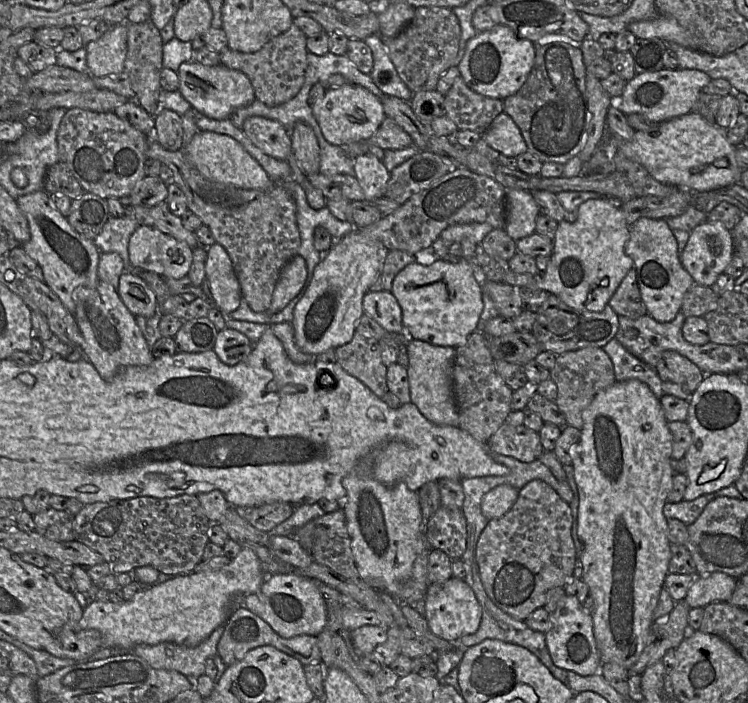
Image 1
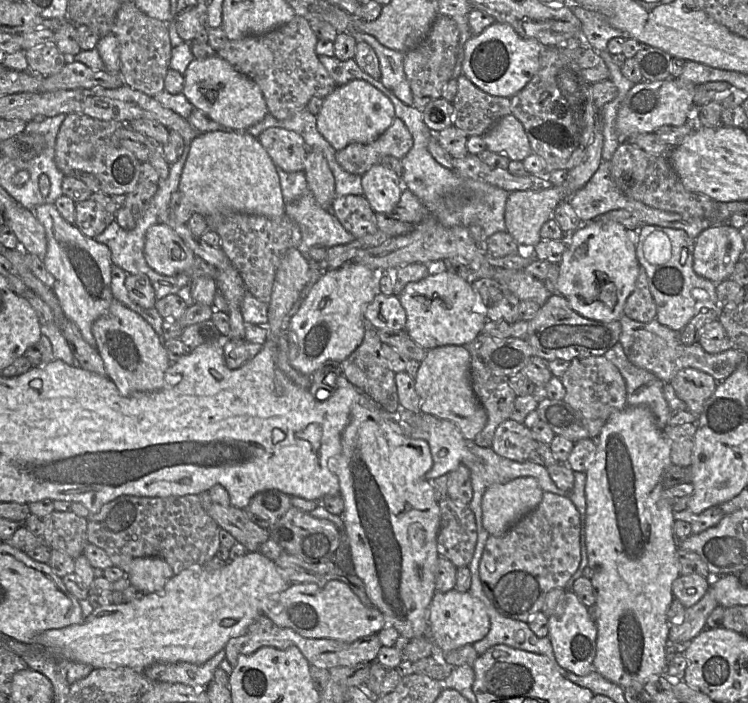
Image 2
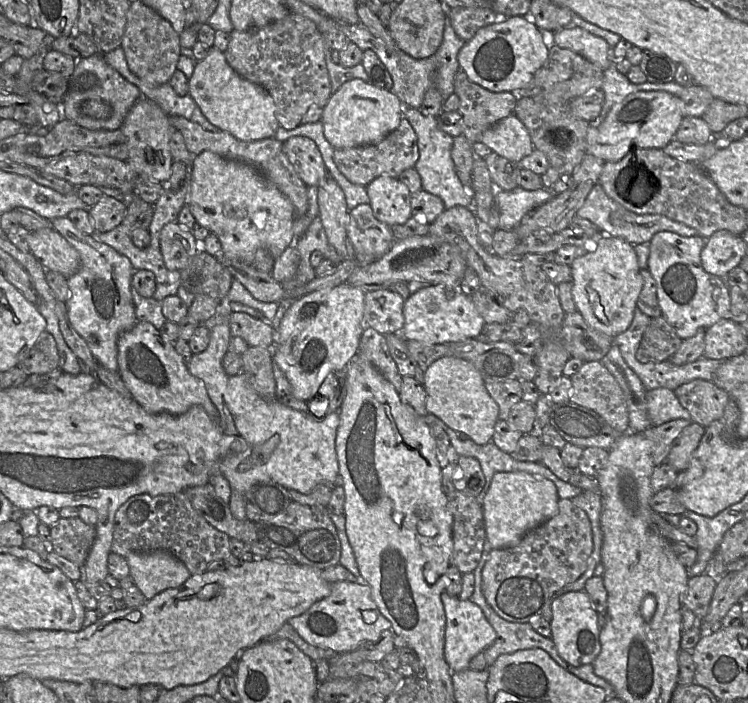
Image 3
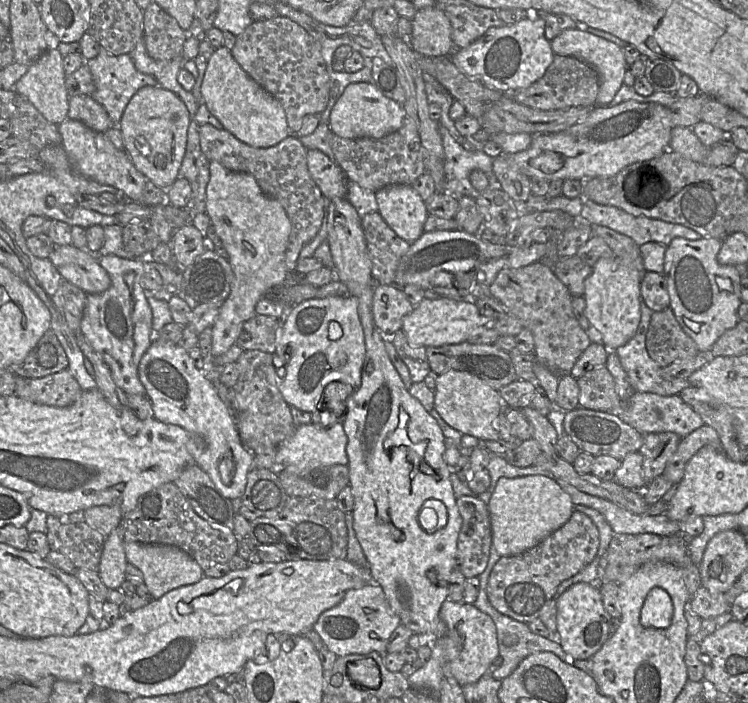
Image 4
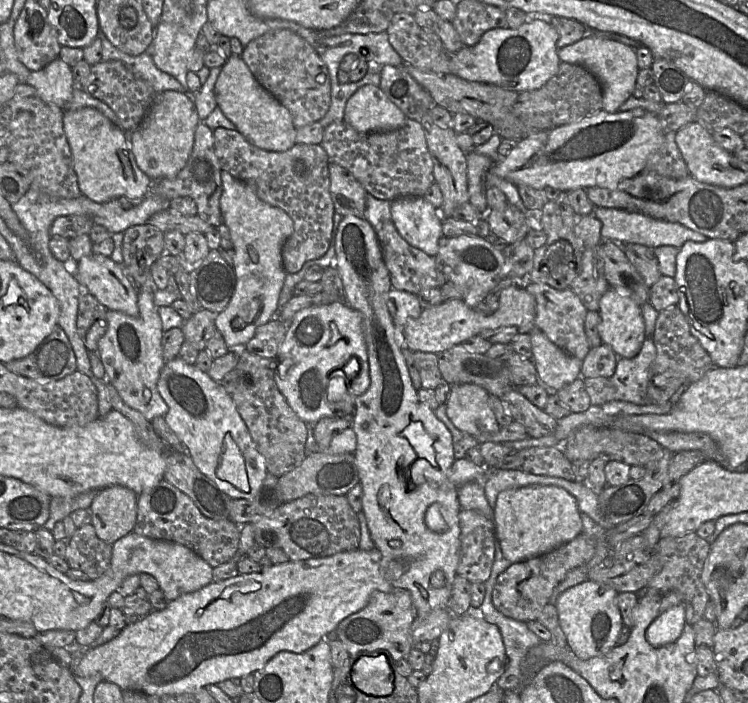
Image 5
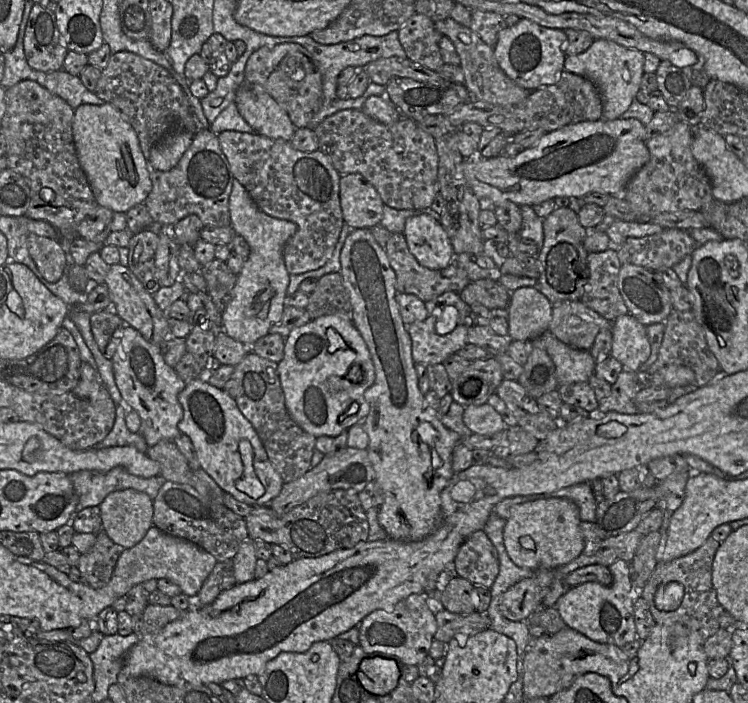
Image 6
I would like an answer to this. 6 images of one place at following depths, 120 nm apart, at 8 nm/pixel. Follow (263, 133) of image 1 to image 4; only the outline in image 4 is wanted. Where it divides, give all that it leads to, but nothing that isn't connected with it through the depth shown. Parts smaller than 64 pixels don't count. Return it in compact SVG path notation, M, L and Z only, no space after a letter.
M308 149L307 166L309 173L329 200L346 198L347 178L341 167L317 149Z

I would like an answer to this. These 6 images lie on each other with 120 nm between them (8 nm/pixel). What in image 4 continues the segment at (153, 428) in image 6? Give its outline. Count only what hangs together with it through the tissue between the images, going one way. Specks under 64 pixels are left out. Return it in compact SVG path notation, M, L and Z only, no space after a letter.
M97 255L101 267L108 273L111 285L99 294L87 295L81 320L81 332L90 346L110 369L119 388L126 394L146 396L138 375L142 356L154 340L152 311L142 288L142 276L149 269L140 259L124 259L115 255Z

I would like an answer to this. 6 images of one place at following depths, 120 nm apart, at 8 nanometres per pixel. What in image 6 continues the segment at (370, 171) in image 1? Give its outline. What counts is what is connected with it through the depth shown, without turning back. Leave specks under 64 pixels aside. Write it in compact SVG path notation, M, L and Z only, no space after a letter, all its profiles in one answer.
M422 213L405 222L404 236L410 252L431 270L448 267L456 256L450 238L435 215Z

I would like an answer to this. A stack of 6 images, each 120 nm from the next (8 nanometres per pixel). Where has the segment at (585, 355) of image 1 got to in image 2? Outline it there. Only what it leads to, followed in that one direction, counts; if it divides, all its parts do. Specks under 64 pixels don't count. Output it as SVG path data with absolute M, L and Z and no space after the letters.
M603 355L571 360L560 380L566 391L563 400L582 414L587 421L587 431L591 439L597 438L613 413L628 406L625 381L618 369Z

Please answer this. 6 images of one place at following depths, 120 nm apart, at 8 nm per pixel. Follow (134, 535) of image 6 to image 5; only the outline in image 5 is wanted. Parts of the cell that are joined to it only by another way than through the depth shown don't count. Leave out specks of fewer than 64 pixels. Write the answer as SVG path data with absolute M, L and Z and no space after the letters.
M123 486L101 489L89 507L91 525L97 536L113 544L133 532L137 519L137 500L138 495Z

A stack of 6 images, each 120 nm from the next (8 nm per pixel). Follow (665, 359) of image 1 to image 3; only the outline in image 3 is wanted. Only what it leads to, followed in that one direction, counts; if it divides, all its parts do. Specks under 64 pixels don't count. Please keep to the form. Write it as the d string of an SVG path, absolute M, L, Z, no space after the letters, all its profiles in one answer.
M695 379L674 390L680 404L690 413L691 421L709 426L723 415L730 396L713 381Z

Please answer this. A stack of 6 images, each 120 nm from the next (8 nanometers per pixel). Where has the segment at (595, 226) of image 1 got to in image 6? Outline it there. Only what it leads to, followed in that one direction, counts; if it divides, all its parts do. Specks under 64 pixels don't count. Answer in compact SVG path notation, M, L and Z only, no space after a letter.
M630 313L612 321L611 355L625 370L638 371L649 358L651 346L646 328Z

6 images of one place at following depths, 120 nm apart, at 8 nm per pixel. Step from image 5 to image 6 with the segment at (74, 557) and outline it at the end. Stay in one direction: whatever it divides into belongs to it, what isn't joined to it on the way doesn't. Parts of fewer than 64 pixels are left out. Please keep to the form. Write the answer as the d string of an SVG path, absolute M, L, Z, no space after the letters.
M104 531L97 533L95 544L88 552L80 555L77 565L87 584L95 589L105 587L123 550Z

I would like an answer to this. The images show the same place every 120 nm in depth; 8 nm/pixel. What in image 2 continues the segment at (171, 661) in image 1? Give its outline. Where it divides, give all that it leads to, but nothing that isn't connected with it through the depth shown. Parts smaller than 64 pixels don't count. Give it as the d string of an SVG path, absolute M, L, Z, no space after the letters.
M224 649L204 664L189 662L154 663L143 670L144 675L153 681L182 683L193 687L206 687L214 679L214 672L225 659Z

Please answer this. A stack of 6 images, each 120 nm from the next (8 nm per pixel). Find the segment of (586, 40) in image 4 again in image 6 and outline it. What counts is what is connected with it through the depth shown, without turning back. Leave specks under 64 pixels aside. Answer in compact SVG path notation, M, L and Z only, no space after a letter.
M596 39L583 53L570 55L565 59L564 70L583 76L592 81L598 88L603 101L603 119L621 119L641 90L645 55L615 42Z

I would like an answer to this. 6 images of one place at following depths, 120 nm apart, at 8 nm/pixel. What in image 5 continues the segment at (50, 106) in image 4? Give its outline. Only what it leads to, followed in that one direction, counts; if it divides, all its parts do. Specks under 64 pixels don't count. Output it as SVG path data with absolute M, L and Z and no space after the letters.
M60 57L41 70L31 71L25 83L34 87L43 101L54 104L61 109L72 98L71 67Z

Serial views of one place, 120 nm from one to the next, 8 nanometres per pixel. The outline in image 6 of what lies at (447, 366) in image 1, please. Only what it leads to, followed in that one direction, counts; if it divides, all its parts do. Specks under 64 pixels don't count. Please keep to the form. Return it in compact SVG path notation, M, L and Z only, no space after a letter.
M488 403L465 407L463 422L473 433L480 435L494 434L506 428L501 415Z

